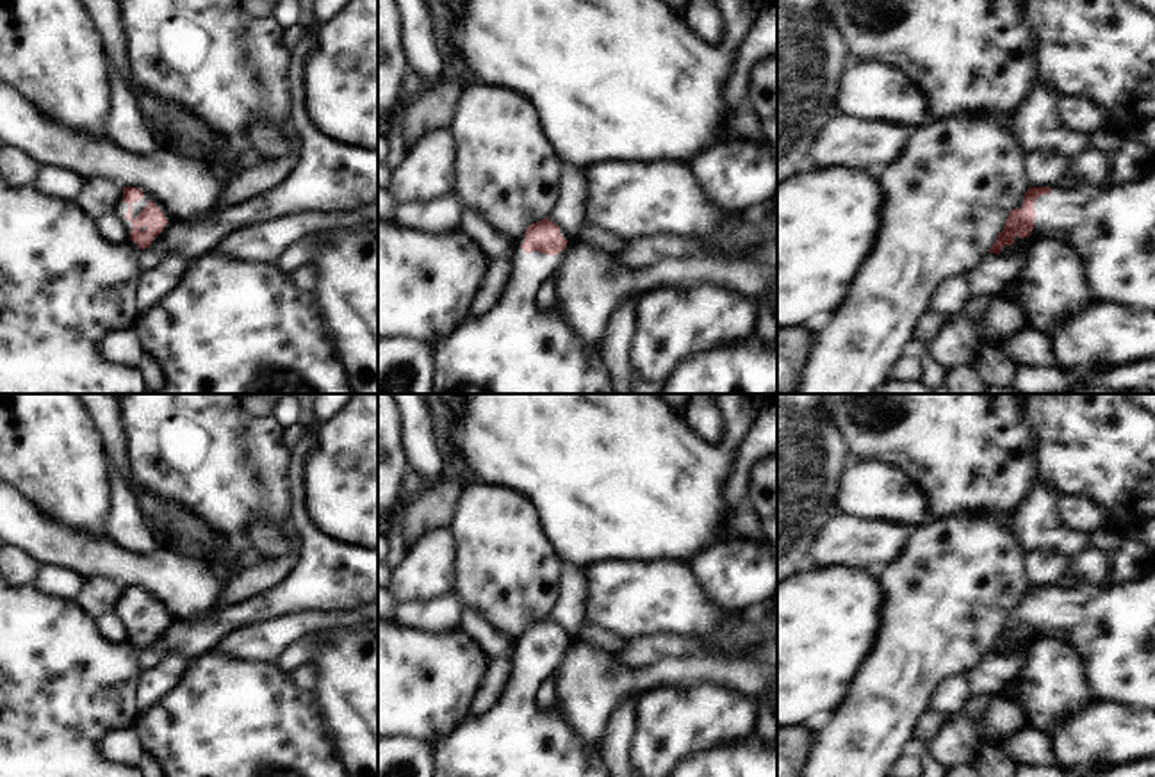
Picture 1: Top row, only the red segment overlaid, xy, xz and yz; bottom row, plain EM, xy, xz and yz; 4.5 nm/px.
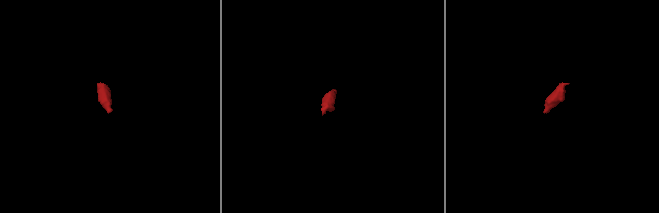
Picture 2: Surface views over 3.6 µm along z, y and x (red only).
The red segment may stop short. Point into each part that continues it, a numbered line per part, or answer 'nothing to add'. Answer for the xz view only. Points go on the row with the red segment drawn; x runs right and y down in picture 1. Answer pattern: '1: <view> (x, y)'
1: xz (514, 348)

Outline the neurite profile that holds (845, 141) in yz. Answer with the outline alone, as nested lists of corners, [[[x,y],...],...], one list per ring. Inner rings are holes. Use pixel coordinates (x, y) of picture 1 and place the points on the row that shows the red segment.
[[[834,112],[818,134],[806,166],[850,166],[881,173],[905,150],[911,132],[900,125],[864,121]]]

